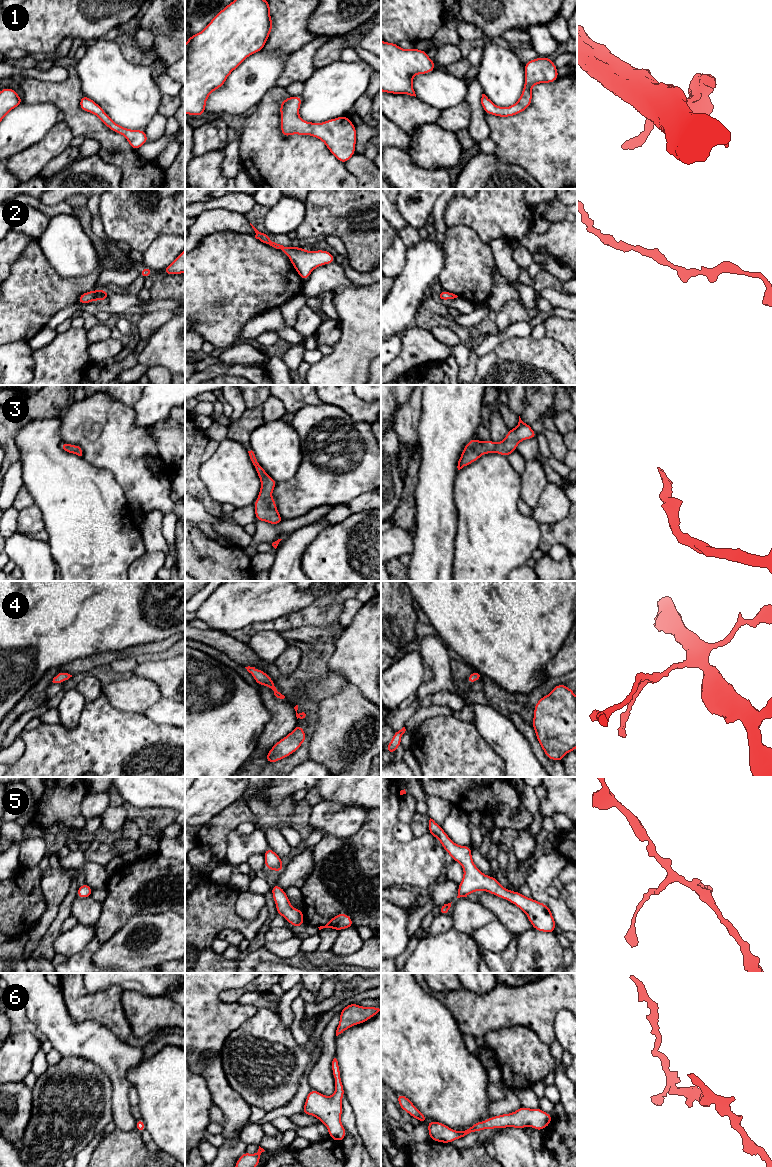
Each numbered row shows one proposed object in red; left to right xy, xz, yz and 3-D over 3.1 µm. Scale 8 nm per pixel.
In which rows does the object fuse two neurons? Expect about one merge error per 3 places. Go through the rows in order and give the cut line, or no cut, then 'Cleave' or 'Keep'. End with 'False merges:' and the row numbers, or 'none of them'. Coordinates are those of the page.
1: No split. Keep
2: No split. Keep
3: No split. Keep
4: No split. Keep
5: No split. Keep
6: No split. Keep
False merges: none of them

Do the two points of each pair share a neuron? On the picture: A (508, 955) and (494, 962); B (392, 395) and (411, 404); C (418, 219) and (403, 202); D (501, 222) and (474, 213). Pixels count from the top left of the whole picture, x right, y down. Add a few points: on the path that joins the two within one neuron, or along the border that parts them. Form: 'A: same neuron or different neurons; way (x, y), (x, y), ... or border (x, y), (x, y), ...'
A: same neuron; way (505, 958), (501, 962), (497, 962)
B: different neurons; border (411, 395), (397, 408), (393, 421)
C: same neuron; way (416, 215), (407, 206)
D: same neuron; way (494, 215), (492, 213), (481, 213)

